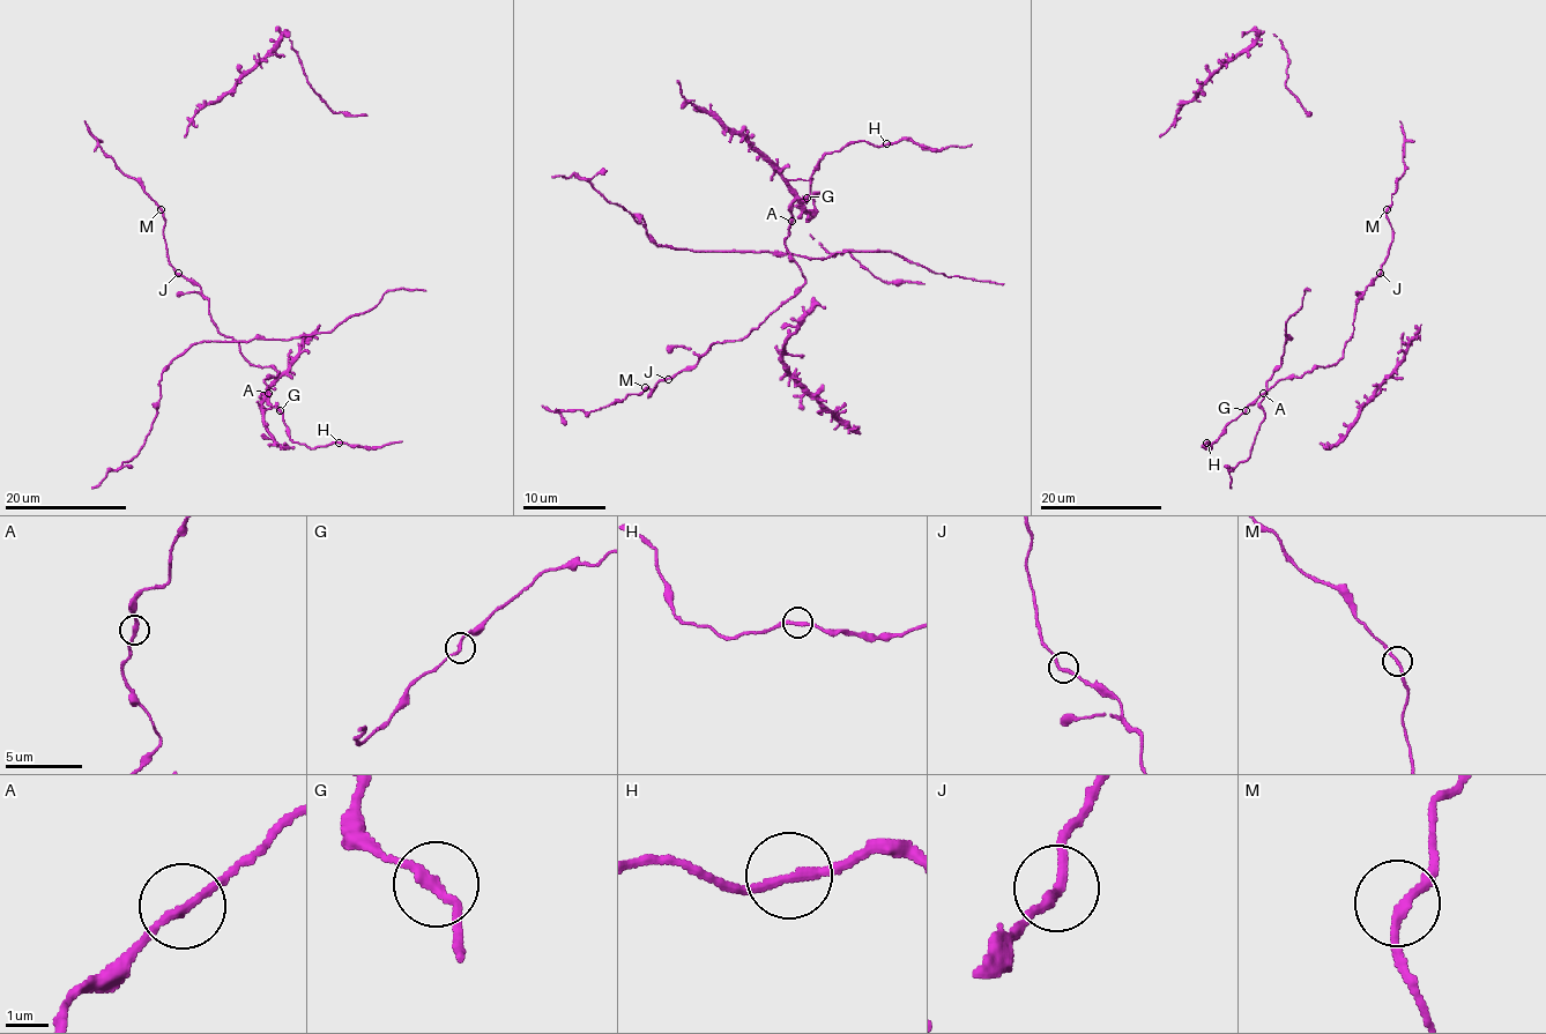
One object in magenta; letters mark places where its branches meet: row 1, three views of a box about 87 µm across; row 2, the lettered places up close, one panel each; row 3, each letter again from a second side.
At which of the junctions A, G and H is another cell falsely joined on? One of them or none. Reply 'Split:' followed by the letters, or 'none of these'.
Split: none of these

